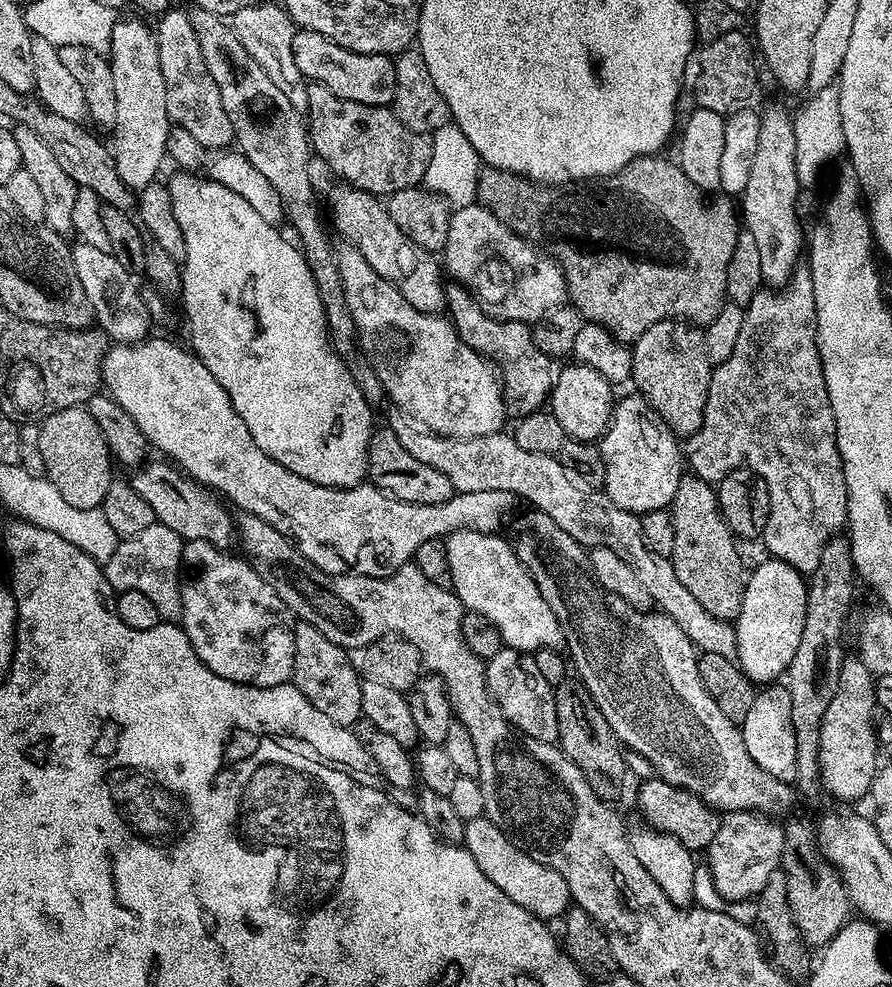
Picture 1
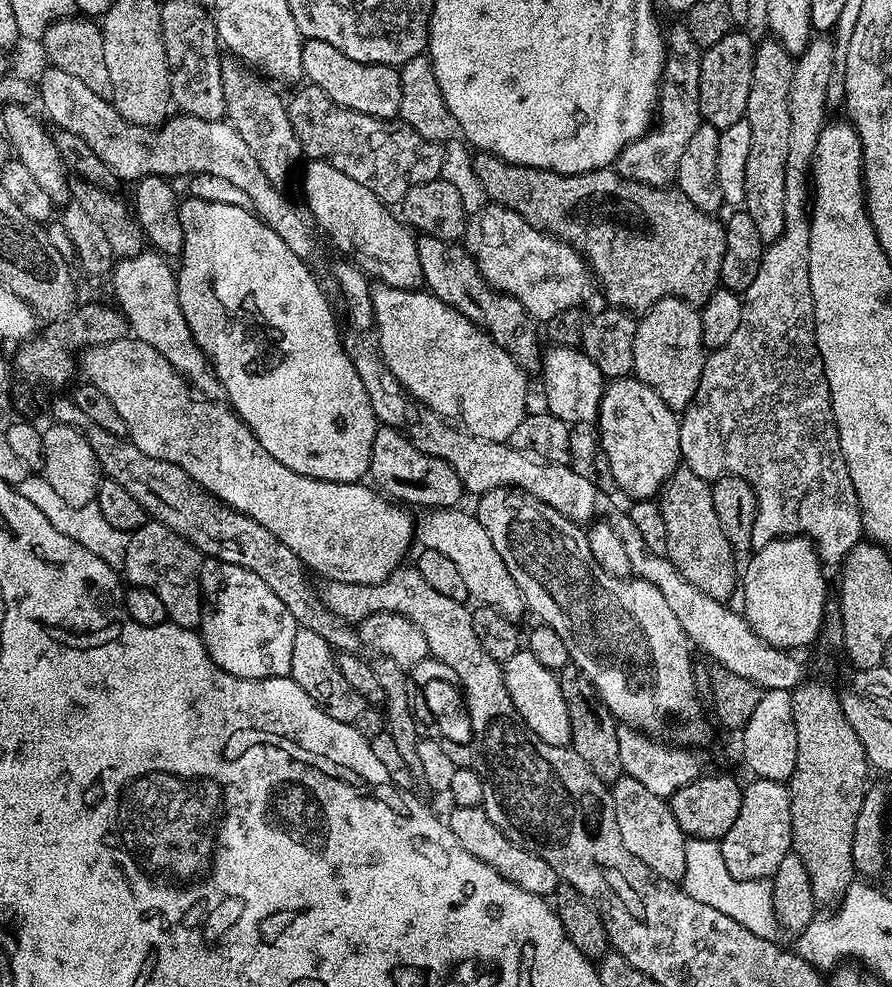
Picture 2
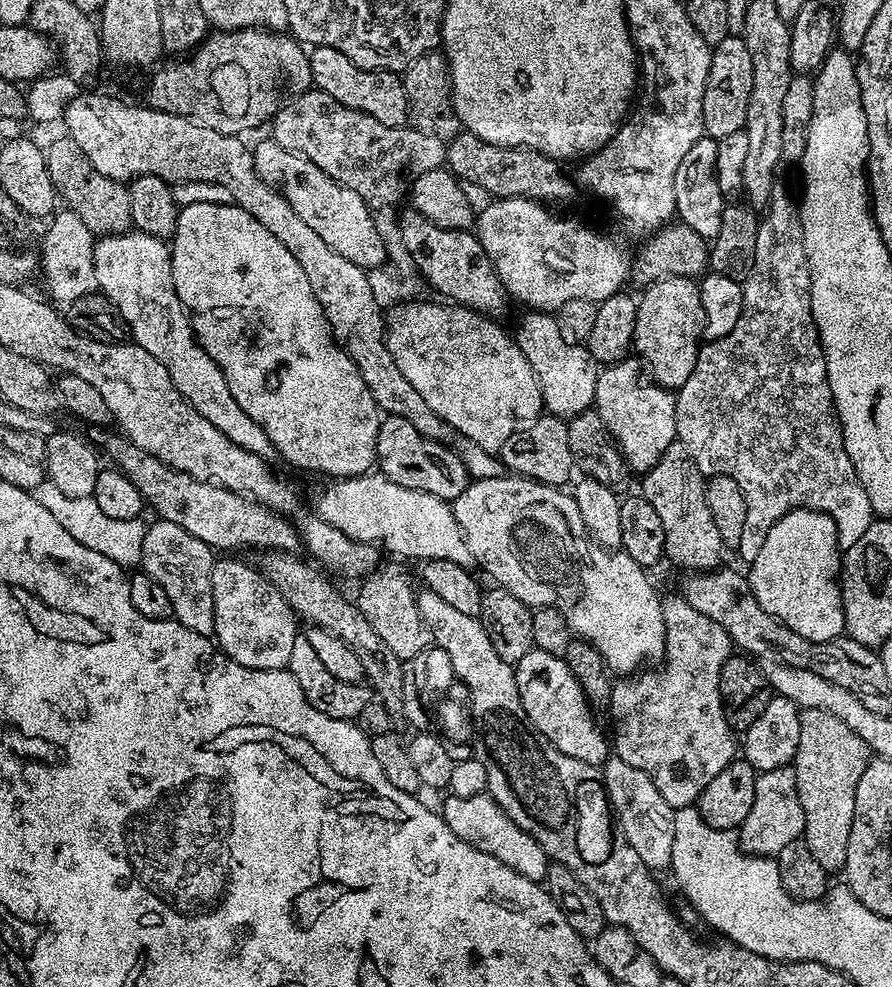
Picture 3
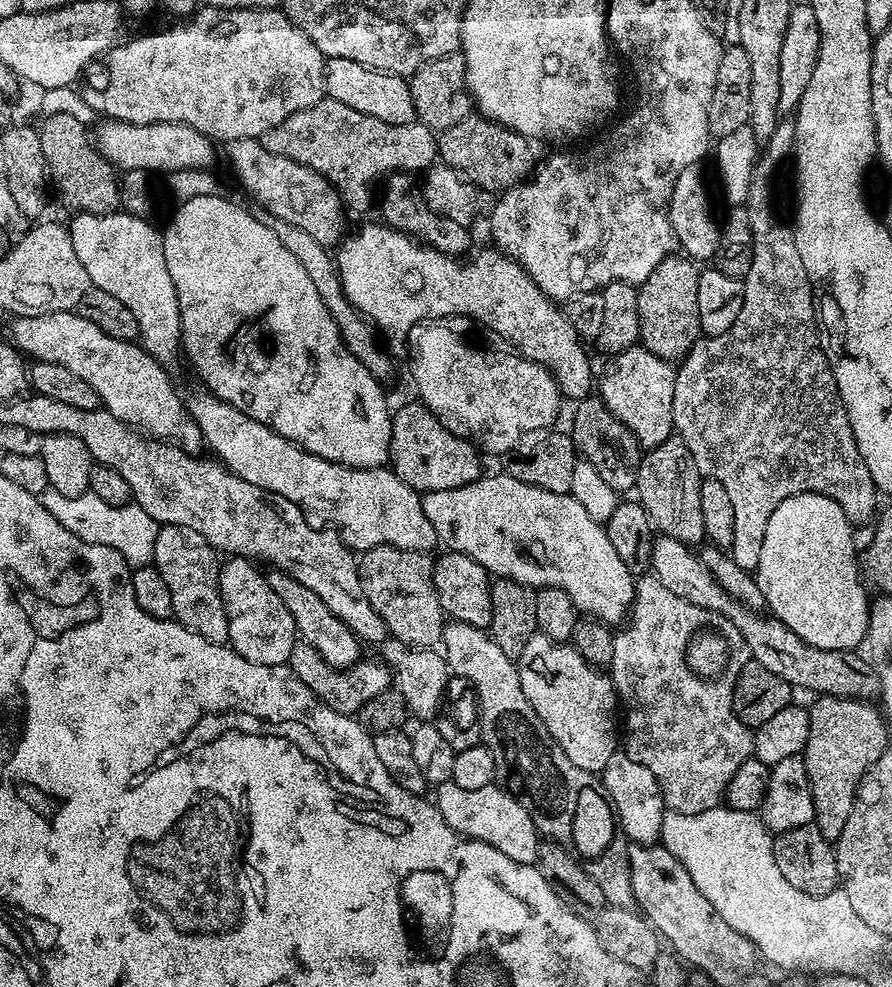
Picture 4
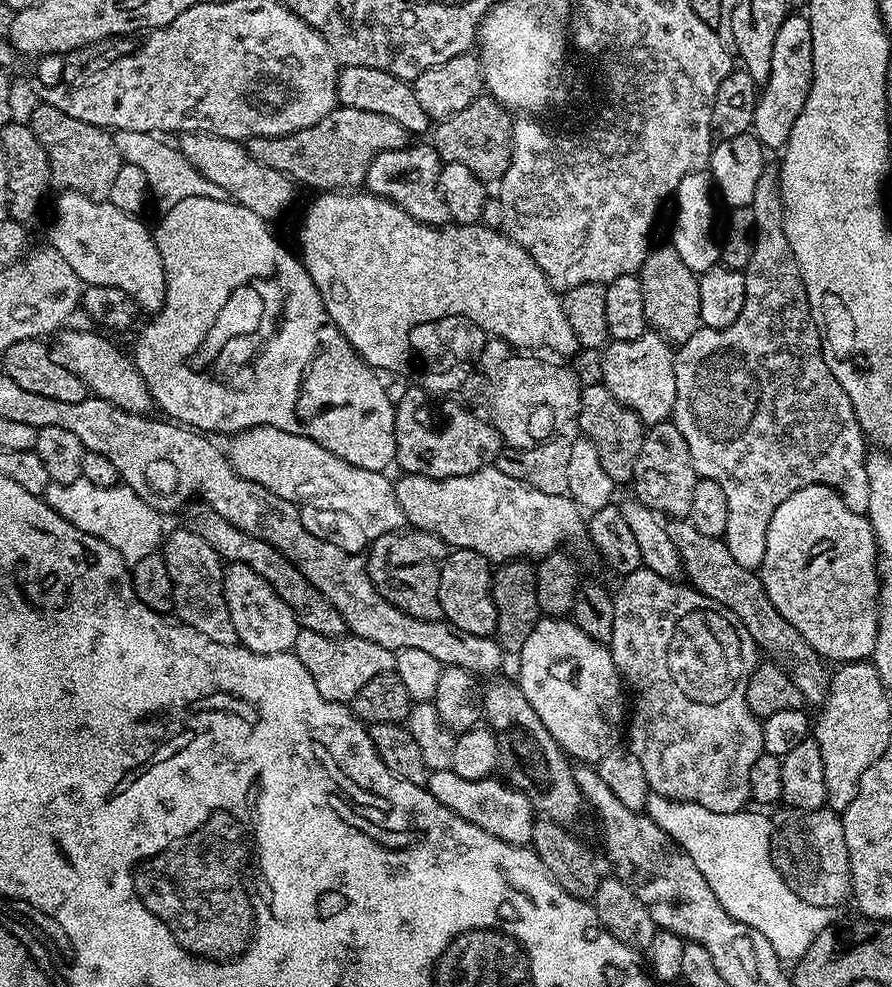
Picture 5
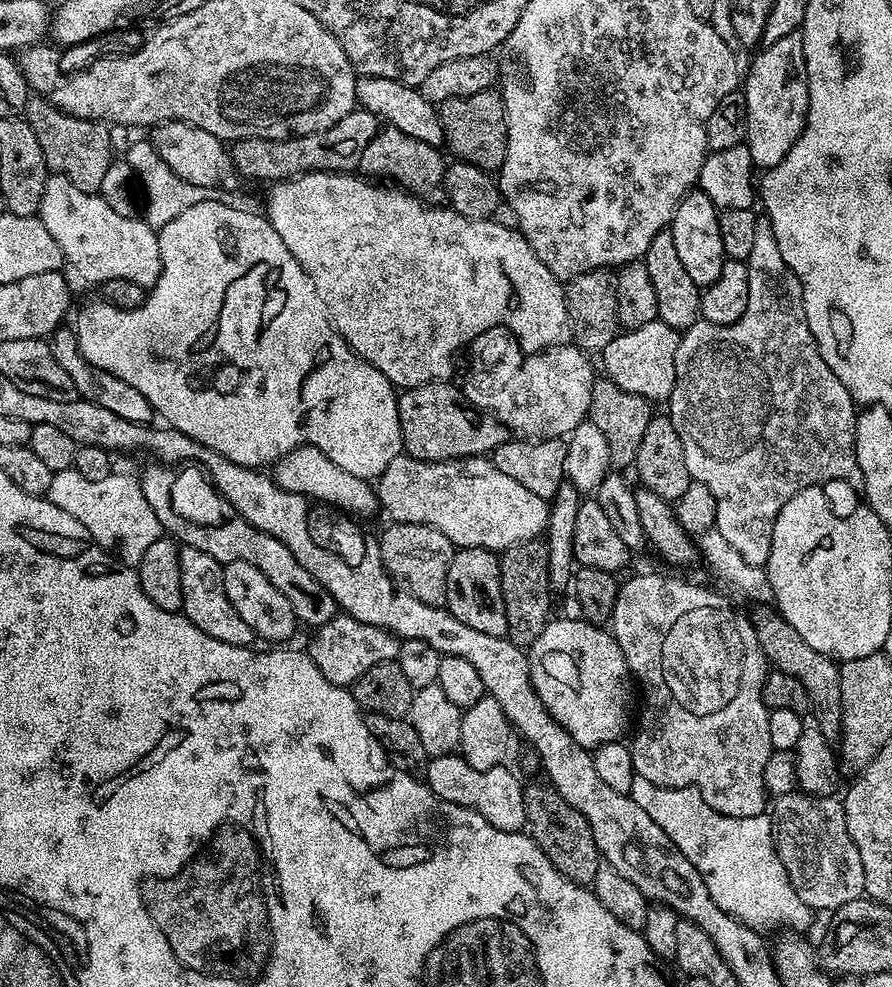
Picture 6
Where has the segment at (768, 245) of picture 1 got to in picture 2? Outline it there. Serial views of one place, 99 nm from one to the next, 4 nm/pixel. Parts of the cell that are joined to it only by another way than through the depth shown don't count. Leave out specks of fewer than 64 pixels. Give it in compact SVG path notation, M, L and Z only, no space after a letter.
M771 38L756 44L754 78L744 111L750 122L750 155L746 161L746 194L743 207L754 218L765 242L778 238L784 225L786 202L786 154L790 150L790 78L794 78L794 56Z

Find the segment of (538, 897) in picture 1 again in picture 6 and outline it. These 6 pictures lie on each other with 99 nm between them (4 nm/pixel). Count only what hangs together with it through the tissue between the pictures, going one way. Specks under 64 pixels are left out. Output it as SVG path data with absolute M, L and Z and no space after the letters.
M459 754L433 756L429 759L426 769L426 783L428 789L438 798L454 802L458 806L466 806L482 814L482 818L486 818L486 822L490 822L490 826L498 830L519 832L525 827L524 784L508 766L491 768L483 772L474 770L474 766L467 764Z

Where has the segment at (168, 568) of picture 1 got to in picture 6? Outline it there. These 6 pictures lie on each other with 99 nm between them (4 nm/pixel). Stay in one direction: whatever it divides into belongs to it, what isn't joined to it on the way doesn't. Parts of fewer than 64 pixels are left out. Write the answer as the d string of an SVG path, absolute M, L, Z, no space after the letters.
M181 547L178 564L182 566L182 615L194 622L202 634L218 638L218 642L230 642L230 646L247 648L257 643L258 637L246 626L246 621L234 610L230 598L226 598L224 565L219 564L206 550Z

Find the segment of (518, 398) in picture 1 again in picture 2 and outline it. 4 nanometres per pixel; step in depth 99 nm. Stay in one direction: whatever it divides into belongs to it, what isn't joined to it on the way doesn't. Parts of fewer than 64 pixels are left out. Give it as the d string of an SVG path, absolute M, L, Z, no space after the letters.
M417 235L416 250L418 262L422 262L423 287L429 293L464 315L477 327L483 328L526 373L532 374L535 368L537 371L541 367L542 332L536 329L539 328L537 320L518 298L489 286L486 278L482 278L482 270L478 270L474 258L465 250L463 243Z

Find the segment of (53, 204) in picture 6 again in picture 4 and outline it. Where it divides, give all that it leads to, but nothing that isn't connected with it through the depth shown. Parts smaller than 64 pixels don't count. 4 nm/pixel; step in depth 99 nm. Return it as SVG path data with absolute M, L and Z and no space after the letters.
M123 210L108 212L105 216L75 213L67 225L74 242L74 254L82 262L82 270L90 278L93 288L114 294L138 322L139 343L166 370L172 370L176 359L181 359L180 307L174 290L174 278L166 270L164 237L161 229L142 216L131 216Z

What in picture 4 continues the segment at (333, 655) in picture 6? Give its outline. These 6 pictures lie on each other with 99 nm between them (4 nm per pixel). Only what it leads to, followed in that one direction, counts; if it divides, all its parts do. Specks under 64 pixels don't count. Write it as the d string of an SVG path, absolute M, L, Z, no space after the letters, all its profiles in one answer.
M297 639L294 650L290 650L287 665L295 676L302 678L302 682L320 699L321 704L330 706L330 710L347 716L359 713L360 708L366 706L366 702L370 702L370 698L382 694L394 680L389 665L387 668L386 665L379 664L376 660L367 660L367 658L357 660L348 668L330 666L324 661L322 654L314 650L314 646L310 646L302 639Z

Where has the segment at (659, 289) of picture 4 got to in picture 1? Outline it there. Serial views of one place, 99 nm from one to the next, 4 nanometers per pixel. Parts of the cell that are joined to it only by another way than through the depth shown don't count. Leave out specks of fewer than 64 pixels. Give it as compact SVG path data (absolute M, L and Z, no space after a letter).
M687 320L654 322L631 345L632 378L635 391L658 410L662 422L678 438L693 436L702 426L713 364L706 358L704 333Z

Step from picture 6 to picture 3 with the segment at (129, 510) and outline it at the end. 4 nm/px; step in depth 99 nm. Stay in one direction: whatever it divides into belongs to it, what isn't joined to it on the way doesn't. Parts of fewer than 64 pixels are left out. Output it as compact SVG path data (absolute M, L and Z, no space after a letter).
M44 479L34 494L50 514L54 514L55 520L63 526L82 546L90 546L90 550L98 550L105 558L110 558L119 568L132 570L139 565L141 558L142 538L144 537L145 525L140 522L130 522L126 518L109 518L107 514L102 514L102 509L98 507L98 502L92 499L71 500L54 486L54 482Z

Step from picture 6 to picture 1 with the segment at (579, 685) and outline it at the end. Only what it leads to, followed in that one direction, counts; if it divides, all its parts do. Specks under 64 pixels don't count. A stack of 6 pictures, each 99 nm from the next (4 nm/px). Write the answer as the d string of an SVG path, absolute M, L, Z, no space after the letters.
M502 647L484 665L484 684L488 695L498 702L504 717L516 731L538 742L556 744L558 741L558 710L554 710L554 685L542 678L535 655Z

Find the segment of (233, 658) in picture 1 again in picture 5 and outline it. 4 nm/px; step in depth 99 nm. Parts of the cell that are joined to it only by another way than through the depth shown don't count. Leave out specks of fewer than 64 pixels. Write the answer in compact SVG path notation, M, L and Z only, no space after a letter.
M228 564L224 570L224 593L230 606L230 618L234 618L234 630L237 641L243 647L254 650L258 654L278 654L291 652L294 638L298 638L301 627L296 620L294 610L262 578L255 570L245 564Z

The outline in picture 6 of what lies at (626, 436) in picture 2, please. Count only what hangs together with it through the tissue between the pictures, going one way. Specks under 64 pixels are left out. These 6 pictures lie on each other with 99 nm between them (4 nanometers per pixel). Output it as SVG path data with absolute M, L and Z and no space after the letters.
M660 319L646 322L646 326L621 331L614 342L610 342L610 346L603 350L603 375L622 386L622 390L630 390L630 394L638 394L653 402L667 401L676 381L676 355L680 337L681 333L677 329L666 326L666 322Z

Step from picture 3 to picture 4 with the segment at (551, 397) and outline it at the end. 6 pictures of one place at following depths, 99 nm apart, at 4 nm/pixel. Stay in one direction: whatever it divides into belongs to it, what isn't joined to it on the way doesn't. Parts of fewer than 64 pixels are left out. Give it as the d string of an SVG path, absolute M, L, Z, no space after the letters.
M383 222L375 223L362 225L356 236L345 235L335 249L334 261L344 297L364 315L393 353L403 350L404 339L415 324L420 326L425 322L436 322L441 319L439 316L469 316L482 327L489 328L494 335L501 336L506 343L513 344L512 348L519 355L548 369L560 387L561 397L568 399L569 396L569 401L575 402L583 400L593 391L594 368L592 372L592 364L584 353L585 345L580 336L574 326L570 326L557 301L542 294L542 290L538 290L520 264L499 250L480 252L473 260L447 256L445 252L429 248L407 232L390 228Z

